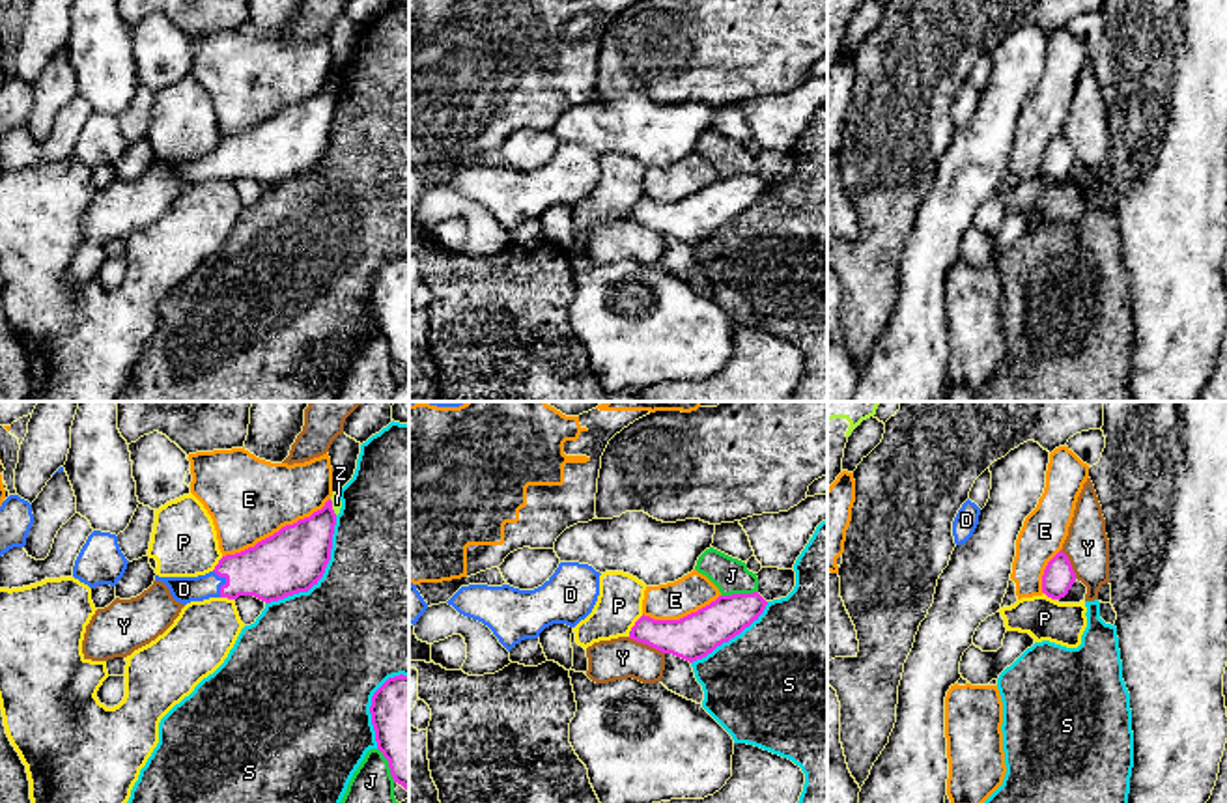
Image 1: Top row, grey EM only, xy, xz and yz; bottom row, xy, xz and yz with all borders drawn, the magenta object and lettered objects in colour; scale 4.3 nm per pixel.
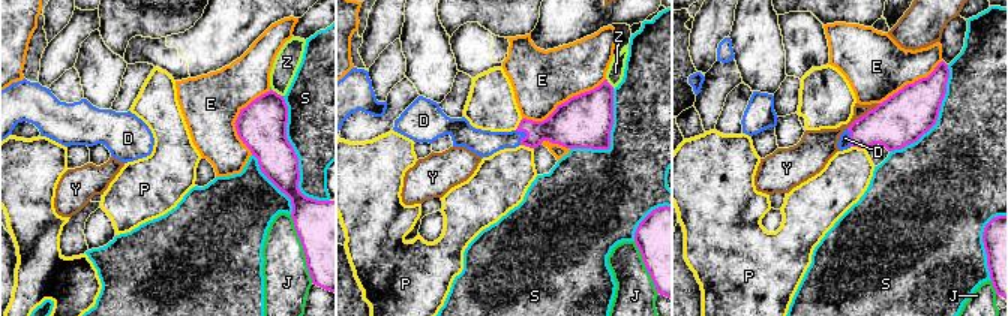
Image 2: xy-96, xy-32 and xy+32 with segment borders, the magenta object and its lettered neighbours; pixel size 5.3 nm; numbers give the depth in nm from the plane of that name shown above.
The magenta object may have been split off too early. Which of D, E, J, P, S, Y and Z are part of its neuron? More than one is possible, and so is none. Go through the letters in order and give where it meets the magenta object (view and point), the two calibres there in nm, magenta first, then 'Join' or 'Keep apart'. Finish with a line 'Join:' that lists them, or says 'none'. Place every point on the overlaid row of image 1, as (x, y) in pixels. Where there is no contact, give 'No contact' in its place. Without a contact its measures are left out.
D: Touches magenta at xy (226, 583). Thickness 260 nm (magenta) against 110 nm. Join
E: Touches magenta at xy (279, 531). Thickness 280 nm (magenta) against 360 nm. Keep apart
J: Touches magenta at xz (738, 594). Thickness 190 nm (magenta) against 160 nm. Keep apart
P: Touches magenta at xz (635, 622). Thickness 190 nm (magenta) against 200 nm. Keep apart
S: Touches magenta at xy (324, 572). Thickness 280 nm (magenta) against 500 nm. Keep apart
Y: Touches magenta at xz (647, 643). Thickness 190 nm (magenta) against 180 nm. Keep apart
Z: Touches magenta at xy (331, 507). Thickness 260 nm (magenta) against 50 nm. Keep apart
Join: D

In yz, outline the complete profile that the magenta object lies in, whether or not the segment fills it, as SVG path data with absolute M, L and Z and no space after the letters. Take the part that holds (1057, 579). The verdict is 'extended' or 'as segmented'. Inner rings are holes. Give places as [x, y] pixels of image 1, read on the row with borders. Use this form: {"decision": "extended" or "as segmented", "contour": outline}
{"decision": "as segmented", "contour": "M1059 551L1046 566L1042 575L1042 592L1051 599L1061 599L1068 594L1076 581L1076 573L1068 556Z"}

